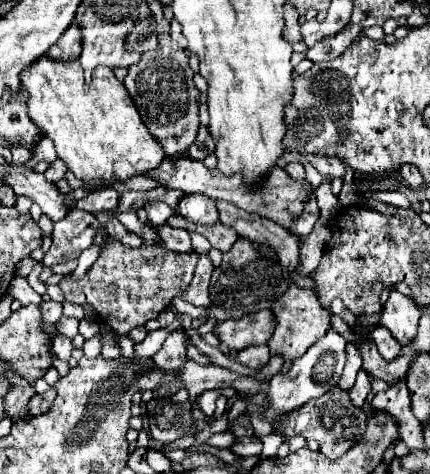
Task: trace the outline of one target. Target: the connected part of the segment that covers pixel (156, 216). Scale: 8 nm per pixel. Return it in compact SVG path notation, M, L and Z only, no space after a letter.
M152 200L152 202L146 202L144 204L144 210L148 212L148 220L152 220L154 224L166 224L166 220L174 214L170 206L158 202L158 200Z

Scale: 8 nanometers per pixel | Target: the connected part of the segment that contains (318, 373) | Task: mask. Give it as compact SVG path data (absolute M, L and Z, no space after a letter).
M330 330L304 356L300 356L298 360L294 360L292 368L286 374L276 374L272 378L270 390L266 394L268 408L262 408L266 420L274 420L282 412L296 410L302 404L306 404L308 400L326 394L332 386L338 384L338 380L342 376L342 370L344 370L344 364L346 364L346 340L340 334L336 334L336 332Z

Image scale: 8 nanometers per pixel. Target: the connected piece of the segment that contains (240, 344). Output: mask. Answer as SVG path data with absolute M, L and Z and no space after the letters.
M260 310L256 314L256 324L252 324L252 318L226 320L218 324L216 330L220 332L220 342L228 348L242 350L252 344L266 344L274 334L274 312Z

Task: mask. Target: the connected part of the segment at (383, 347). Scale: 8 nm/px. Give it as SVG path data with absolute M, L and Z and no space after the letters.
M376 326L374 330L370 330L370 336L374 338L378 352L384 356L384 360L394 360L400 352L400 344L394 340L394 336L390 336L390 332L382 326Z

